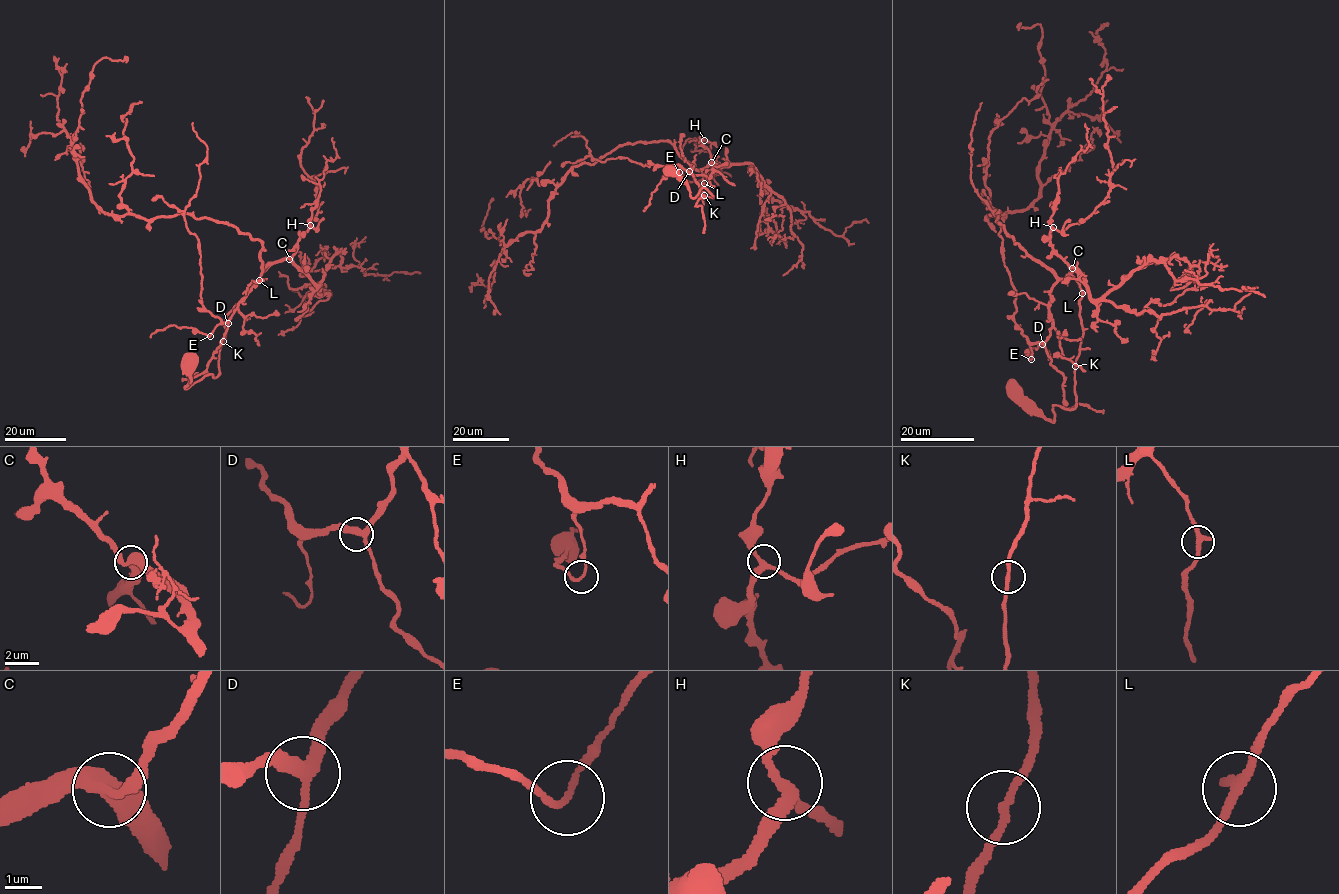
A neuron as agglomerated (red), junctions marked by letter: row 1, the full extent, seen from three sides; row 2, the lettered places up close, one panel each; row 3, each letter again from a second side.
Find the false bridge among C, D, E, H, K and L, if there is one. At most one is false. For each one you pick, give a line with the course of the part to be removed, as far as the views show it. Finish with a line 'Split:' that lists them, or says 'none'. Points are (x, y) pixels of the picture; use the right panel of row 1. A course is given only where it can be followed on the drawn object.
Split: none

